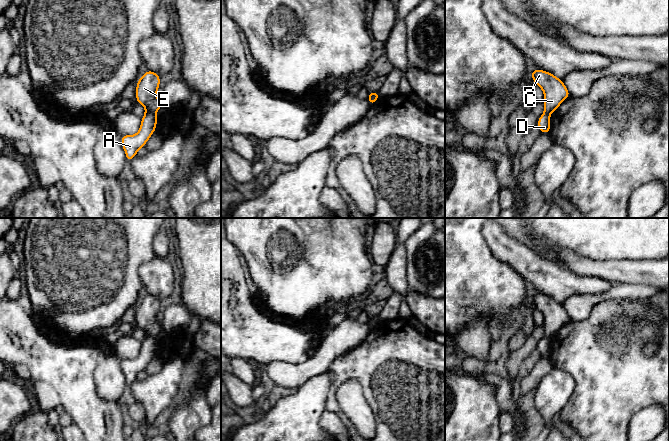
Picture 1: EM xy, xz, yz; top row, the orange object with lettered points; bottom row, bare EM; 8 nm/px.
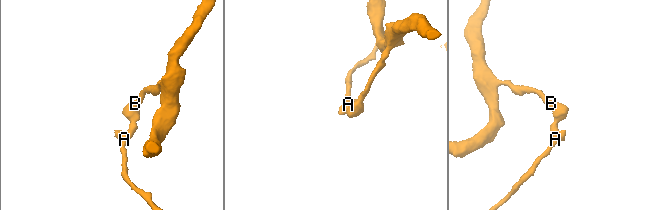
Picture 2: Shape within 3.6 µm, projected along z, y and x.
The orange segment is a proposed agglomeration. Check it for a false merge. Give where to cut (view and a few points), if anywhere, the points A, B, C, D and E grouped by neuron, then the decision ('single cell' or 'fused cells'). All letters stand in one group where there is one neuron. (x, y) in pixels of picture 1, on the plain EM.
cut xy (146, 335), (155, 338); groups A D / B C E; fused cells

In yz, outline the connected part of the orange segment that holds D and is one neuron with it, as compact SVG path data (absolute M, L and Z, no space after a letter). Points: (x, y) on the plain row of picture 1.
M543 337L541 341L537 345L537 350L540 353L540 356L543 356L545 358L550 357L550 338Z

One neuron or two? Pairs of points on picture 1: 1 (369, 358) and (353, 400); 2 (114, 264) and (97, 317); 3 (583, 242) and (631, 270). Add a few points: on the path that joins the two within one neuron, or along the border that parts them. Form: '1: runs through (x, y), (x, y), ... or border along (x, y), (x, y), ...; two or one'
1: border along (336, 389), (346, 381), (356, 380), (369, 404); two
2: runs through (101, 277), (97, 281), (97, 304); one
3: border along (589, 258), (595, 260), (636, 259); two

